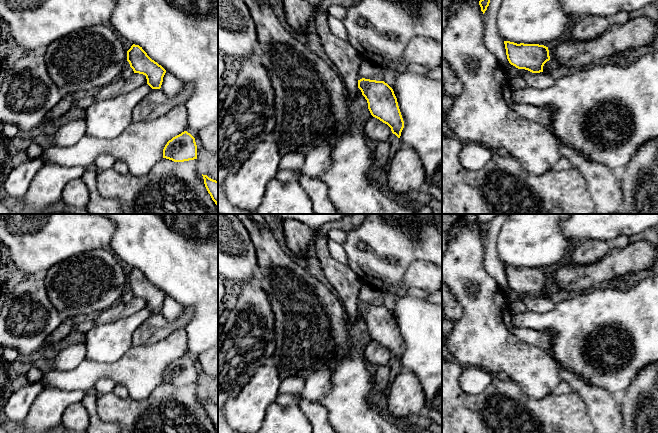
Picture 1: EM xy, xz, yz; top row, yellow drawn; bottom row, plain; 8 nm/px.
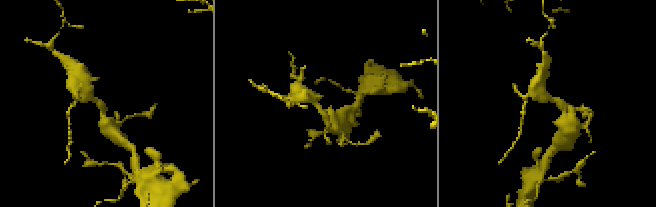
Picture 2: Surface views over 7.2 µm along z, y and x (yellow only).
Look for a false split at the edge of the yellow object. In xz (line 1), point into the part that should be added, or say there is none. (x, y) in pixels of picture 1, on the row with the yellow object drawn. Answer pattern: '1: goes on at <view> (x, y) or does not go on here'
1: does not go on here

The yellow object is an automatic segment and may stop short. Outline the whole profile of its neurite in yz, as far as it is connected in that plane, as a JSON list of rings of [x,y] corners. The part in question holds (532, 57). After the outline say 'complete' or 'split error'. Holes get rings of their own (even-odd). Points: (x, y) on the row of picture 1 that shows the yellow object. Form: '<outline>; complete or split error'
[[[504,41],[509,63],[518,69],[532,73],[543,72],[544,64],[550,60],[548,47],[539,44],[524,44]]]; complete

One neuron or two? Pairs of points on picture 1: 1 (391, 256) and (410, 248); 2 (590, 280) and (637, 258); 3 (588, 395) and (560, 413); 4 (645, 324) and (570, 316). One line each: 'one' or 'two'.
1: one
2: one
3: two
4: one

